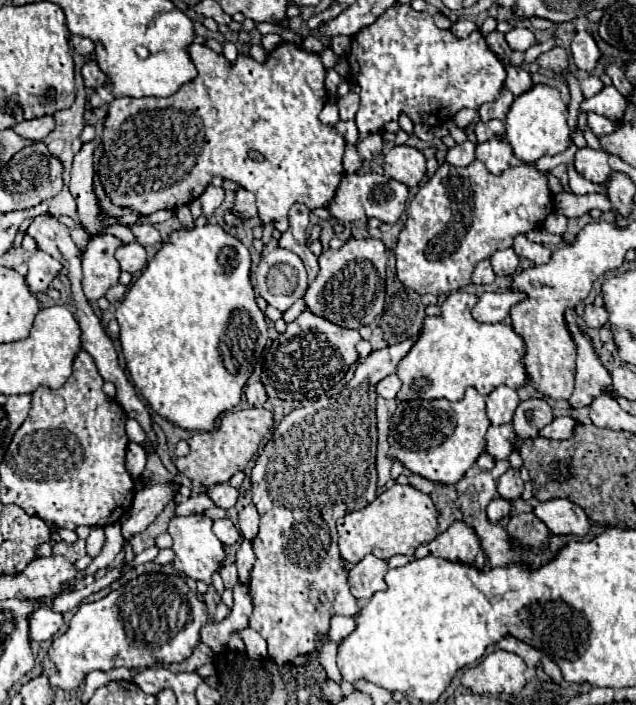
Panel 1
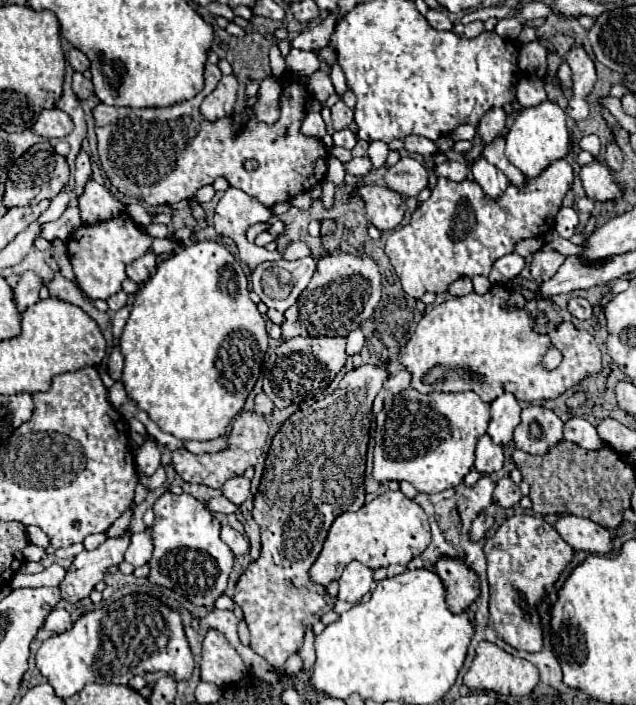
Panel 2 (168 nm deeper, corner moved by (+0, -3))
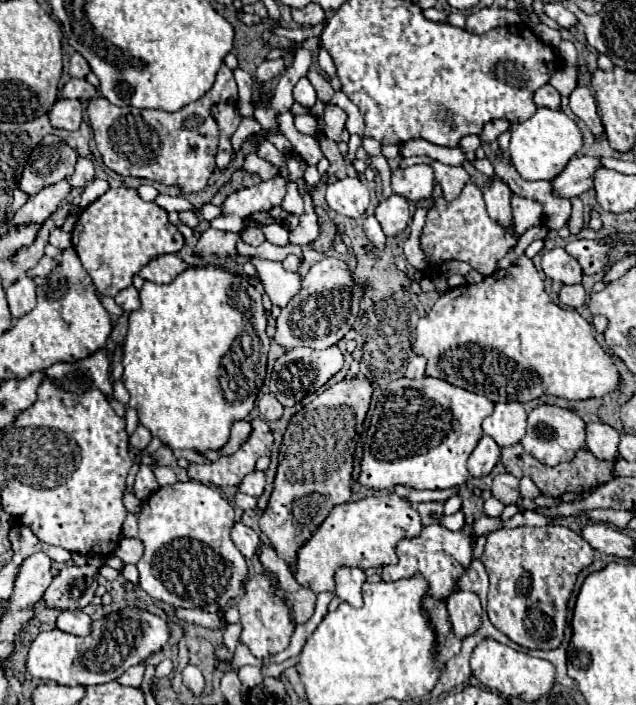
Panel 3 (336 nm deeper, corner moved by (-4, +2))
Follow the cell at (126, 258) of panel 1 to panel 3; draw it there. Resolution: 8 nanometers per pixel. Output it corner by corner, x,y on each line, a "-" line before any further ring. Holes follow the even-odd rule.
160,255
156,259
152,259
152,263
148,263
142,271
140,277
152,283
170,283
174,281
182,271
186,271
190,265
184,263
178,255

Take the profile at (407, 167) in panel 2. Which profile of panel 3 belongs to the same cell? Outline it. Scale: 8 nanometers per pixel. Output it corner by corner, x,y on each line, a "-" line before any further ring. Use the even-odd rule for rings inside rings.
414,165
408,169
392,171
392,189
408,201
430,199
434,189
434,175
430,165

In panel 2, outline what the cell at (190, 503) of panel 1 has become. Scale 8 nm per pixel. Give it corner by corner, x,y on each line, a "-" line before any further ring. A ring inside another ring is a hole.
214,496
214,498
210,498
210,500
206,502
206,508
208,508
210,512
222,512
222,514
232,514
232,512
238,510
238,506
232,504
232,502
228,502
224,496

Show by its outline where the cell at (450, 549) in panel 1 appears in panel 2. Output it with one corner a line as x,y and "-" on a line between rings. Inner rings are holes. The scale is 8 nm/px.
442,556
438,558
434,570
448,588
448,608
452,608
452,612
462,612
480,594
480,578
464,562
464,558

